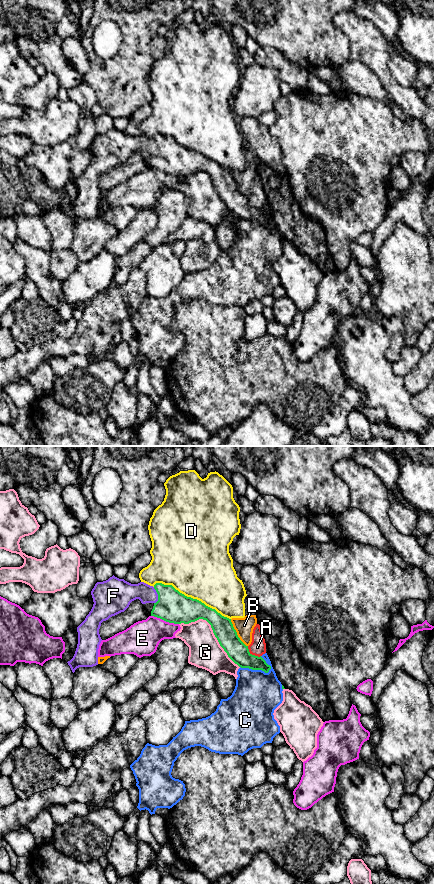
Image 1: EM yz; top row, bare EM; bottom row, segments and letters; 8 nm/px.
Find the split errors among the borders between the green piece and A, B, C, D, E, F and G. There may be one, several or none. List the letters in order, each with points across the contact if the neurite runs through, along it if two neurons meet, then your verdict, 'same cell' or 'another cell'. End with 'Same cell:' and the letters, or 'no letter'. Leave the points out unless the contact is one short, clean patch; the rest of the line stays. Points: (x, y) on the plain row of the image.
A: along yz (247, 198), (252, 206), (260, 208) | another cell
B: another cell
C: another cell
D: another cell
E: another cell
F: across yz (172, 158), (158, 147), (127, 144) | same cell
G: another cell
Same cell: F

